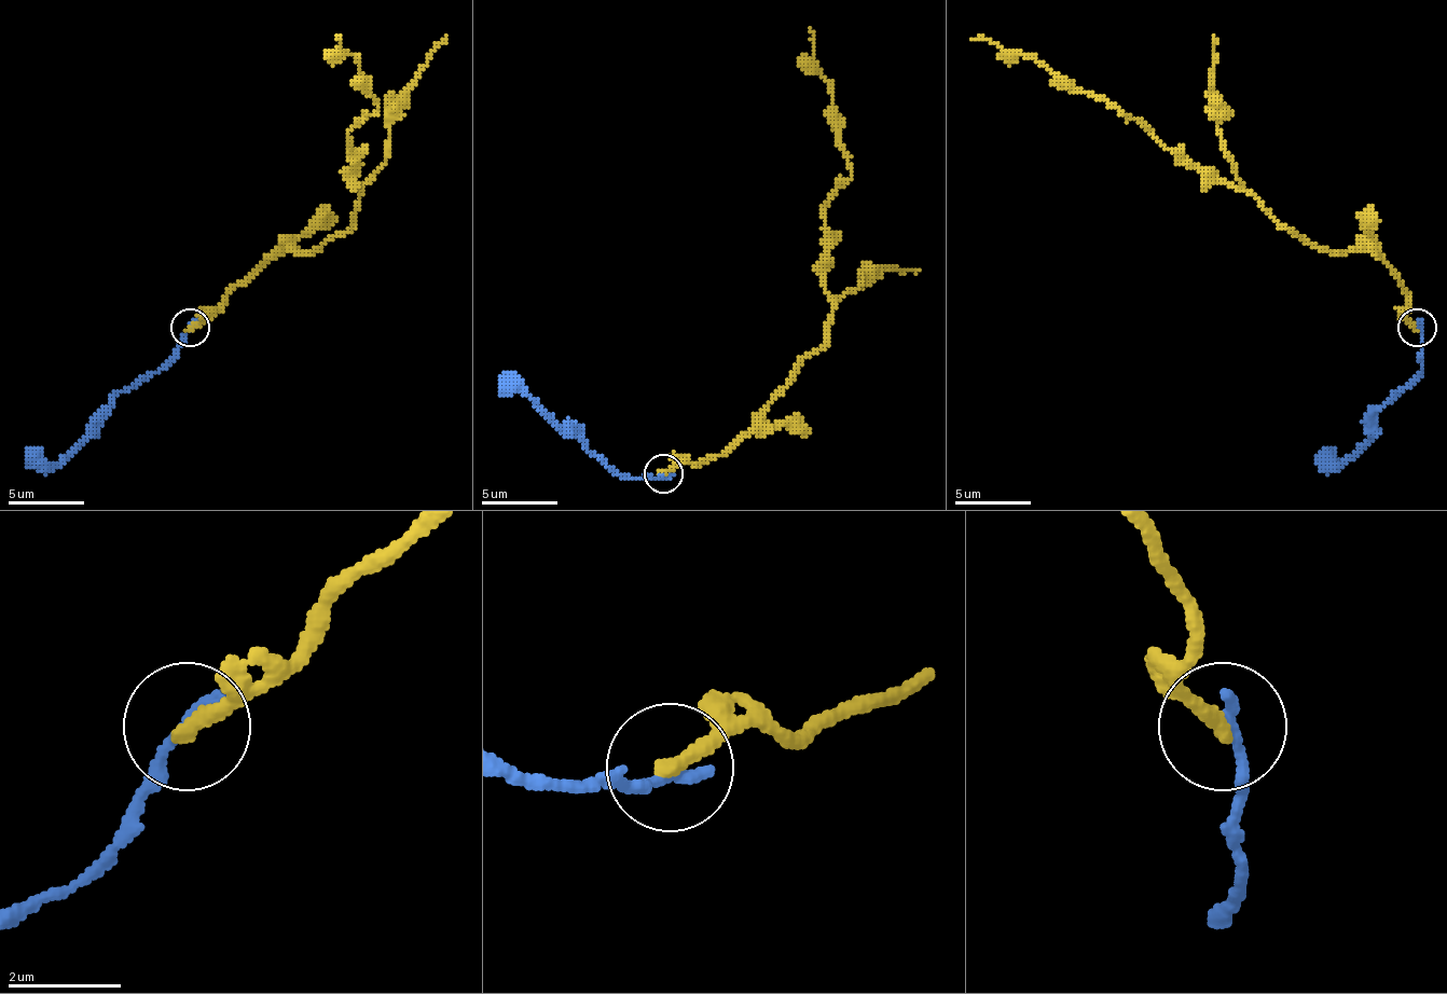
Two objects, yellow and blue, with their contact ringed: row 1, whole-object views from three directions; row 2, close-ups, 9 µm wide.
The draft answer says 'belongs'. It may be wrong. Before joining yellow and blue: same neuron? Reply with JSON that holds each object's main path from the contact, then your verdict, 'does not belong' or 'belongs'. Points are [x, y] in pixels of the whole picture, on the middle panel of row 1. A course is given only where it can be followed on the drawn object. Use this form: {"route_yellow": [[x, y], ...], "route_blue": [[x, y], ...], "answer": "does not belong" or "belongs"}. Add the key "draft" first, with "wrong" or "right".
{"draft": "wrong", "route_yellow": [[662, 474], [727, 455], [795, 369], [825, 342], [832, 308], [822, 206], [852, 176], [810, 28]], "route_blue": [[662, 474], [659, 478], [632, 478], [614, 470], [529, 395], [499, 376]], "answer": "does not belong"}

